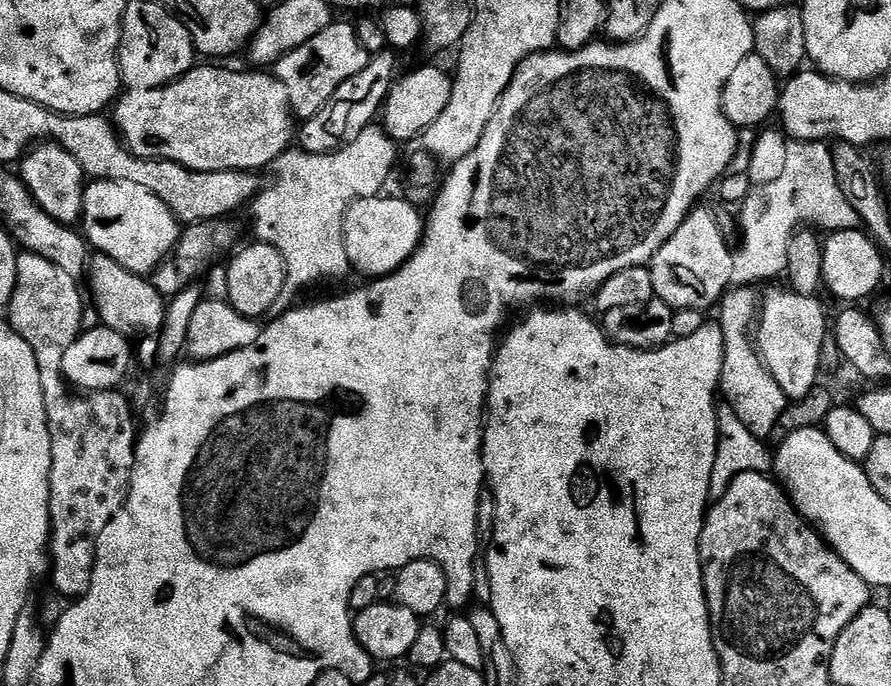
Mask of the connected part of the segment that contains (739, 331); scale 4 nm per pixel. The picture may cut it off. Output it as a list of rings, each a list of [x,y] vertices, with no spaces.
[[[733,287],[725,292],[718,305],[720,320],[718,326],[724,335],[724,365],[718,378],[718,392],[723,403],[729,404],[738,414],[738,419],[745,424],[746,430],[758,439],[767,441],[768,435],[780,424],[784,411],[790,407],[782,386],[774,382],[770,370],[760,359],[754,343],[754,321],[758,316],[758,292],[755,287]]]

